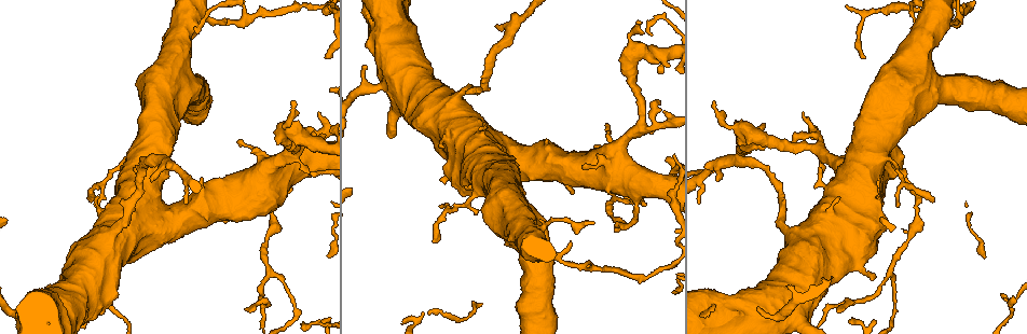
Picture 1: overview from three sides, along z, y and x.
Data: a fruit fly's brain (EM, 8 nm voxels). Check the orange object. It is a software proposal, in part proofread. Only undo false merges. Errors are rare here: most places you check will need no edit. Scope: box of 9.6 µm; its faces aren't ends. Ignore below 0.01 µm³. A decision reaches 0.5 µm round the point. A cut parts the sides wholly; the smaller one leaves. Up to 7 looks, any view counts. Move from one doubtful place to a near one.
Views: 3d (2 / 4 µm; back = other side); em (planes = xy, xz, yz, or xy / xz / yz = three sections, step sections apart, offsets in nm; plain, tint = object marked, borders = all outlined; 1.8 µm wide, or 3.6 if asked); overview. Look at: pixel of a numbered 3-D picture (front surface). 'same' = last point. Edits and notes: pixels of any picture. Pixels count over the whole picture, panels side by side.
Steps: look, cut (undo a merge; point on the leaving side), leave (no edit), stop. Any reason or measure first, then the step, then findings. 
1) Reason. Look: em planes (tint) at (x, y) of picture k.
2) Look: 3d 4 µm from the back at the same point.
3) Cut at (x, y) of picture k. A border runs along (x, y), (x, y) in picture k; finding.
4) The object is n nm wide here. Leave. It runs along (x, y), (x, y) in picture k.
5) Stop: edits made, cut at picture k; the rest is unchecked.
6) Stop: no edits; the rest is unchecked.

Sudden change in width. Look: em xy step 4 (tint) at (853, 249) of picture 1.

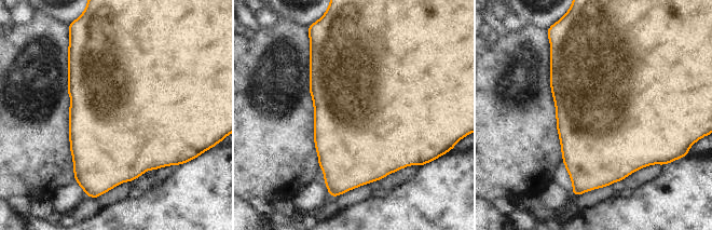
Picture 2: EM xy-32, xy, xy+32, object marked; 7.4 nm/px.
Look: em planes (borders) at the same point.

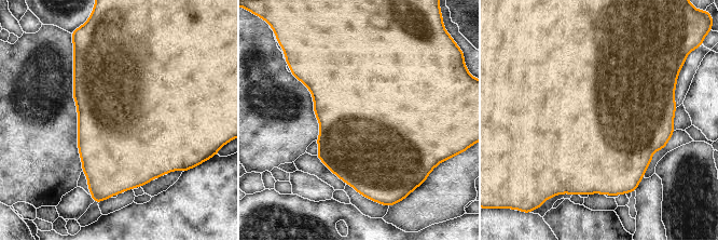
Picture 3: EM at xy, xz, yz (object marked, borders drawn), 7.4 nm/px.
Leave. One neuron here.

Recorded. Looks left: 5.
Abrupt turn. Look: em 3.6 µm planes (plain) at (814, 145) of picture 1.

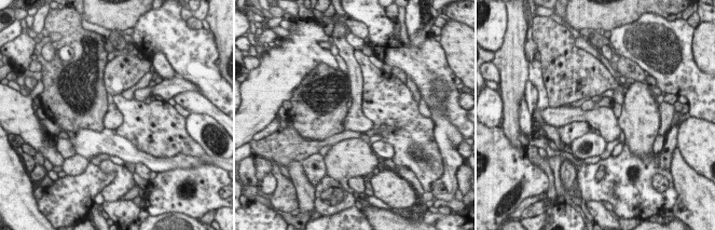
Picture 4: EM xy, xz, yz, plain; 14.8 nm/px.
Where the object lies. Look: em 3.6 µm planes (tint) at the same point.

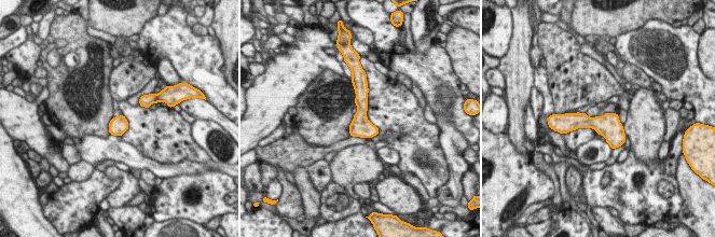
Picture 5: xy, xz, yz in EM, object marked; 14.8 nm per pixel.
The object is 280 nm wide here. Leave. All the same neuron.

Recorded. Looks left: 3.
Calibre changes. Look: em 3.6 µm planes (tint) at (208, 17) of picture 1.

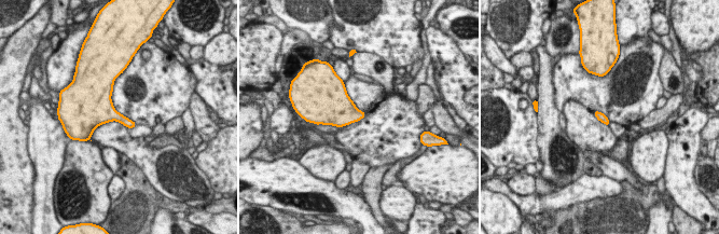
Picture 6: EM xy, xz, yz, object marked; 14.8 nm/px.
Leave. All the same neuron.

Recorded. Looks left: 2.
Stop: no edits; the rest is unchecked.

